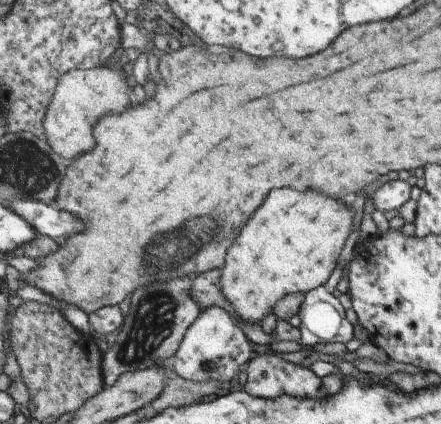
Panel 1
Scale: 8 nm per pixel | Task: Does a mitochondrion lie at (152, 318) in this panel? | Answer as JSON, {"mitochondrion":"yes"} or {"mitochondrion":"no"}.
{"mitochondrion":"yes"}

